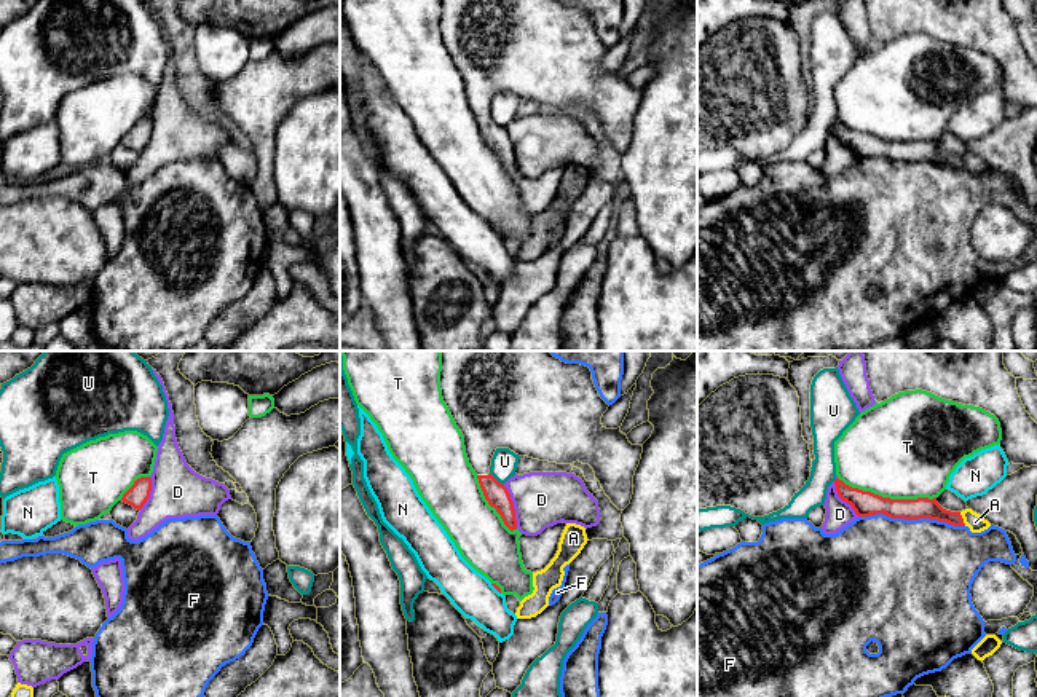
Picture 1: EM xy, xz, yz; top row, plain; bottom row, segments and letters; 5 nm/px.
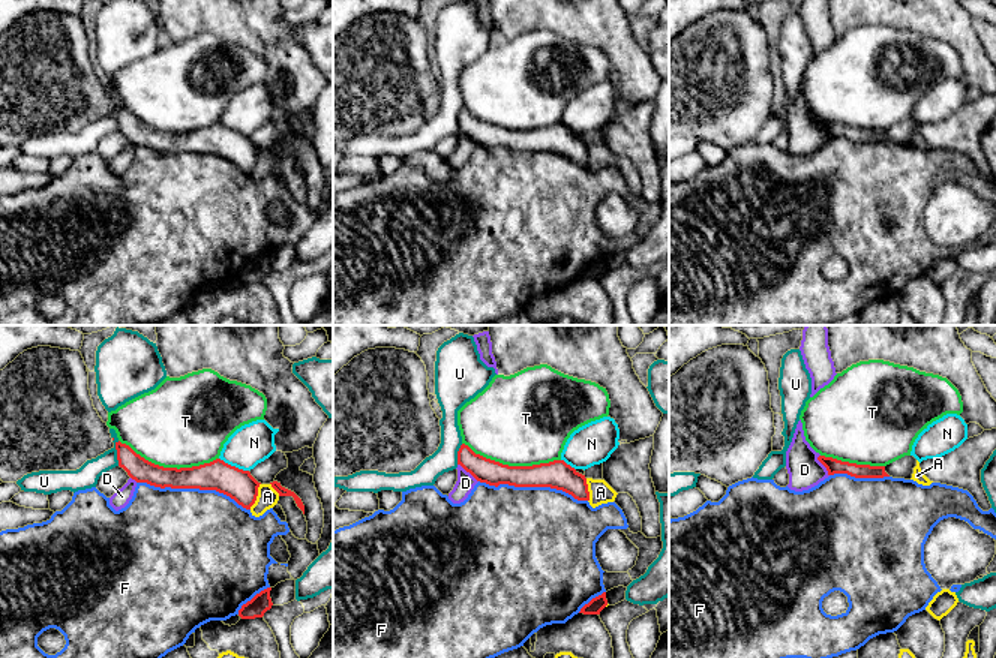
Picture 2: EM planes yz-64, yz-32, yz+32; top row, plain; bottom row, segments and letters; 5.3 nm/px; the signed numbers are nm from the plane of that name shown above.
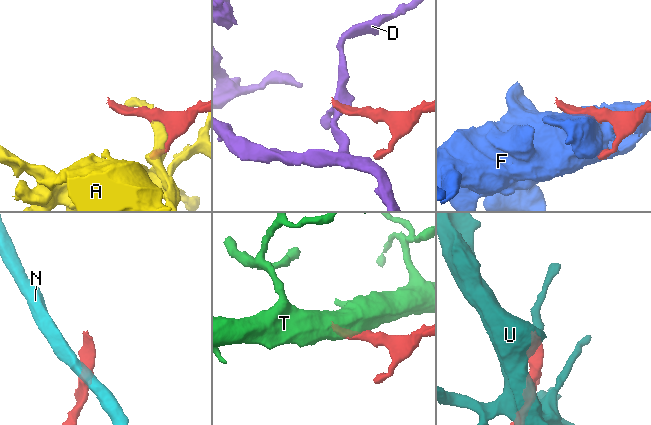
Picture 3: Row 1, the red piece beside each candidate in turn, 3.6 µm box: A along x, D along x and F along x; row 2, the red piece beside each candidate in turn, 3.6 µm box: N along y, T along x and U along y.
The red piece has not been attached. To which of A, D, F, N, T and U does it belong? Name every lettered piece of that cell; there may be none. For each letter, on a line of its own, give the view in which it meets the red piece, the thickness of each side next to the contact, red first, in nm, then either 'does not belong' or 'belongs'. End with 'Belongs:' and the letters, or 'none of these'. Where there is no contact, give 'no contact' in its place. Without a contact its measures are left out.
A: contact in yz; calibres 110 and 90 nm; does not belong
D: contact in xz; calibres 120 and 280 nm; does not belong
F: contact in yz; calibres 130 and 500 nm; does not belong
N: contact in xz; calibres 20 and 220 nm; does not belong
T: contact in yz; calibres 130 and 500 nm; does not belong
U: contact in xz; calibres 120 and 130 nm; does not belong
Belongs: none of these

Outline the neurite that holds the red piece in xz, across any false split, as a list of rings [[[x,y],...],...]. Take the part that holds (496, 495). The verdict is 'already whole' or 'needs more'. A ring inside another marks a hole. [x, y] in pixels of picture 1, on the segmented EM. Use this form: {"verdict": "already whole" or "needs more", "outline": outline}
{"verdict": "needs more", "outline": [[[440,351],[440,354],[444,402],[464,435],[466,455],[485,499],[511,531],[517,530],[514,502],[507,488],[490,474],[491,458],[498,448],[557,464],[576,461],[589,464],[605,494],[619,510],[630,504],[643,447],[632,445],[621,427],[606,429],[601,424],[609,405],[600,397],[589,367],[562,362],[549,351]]]}

